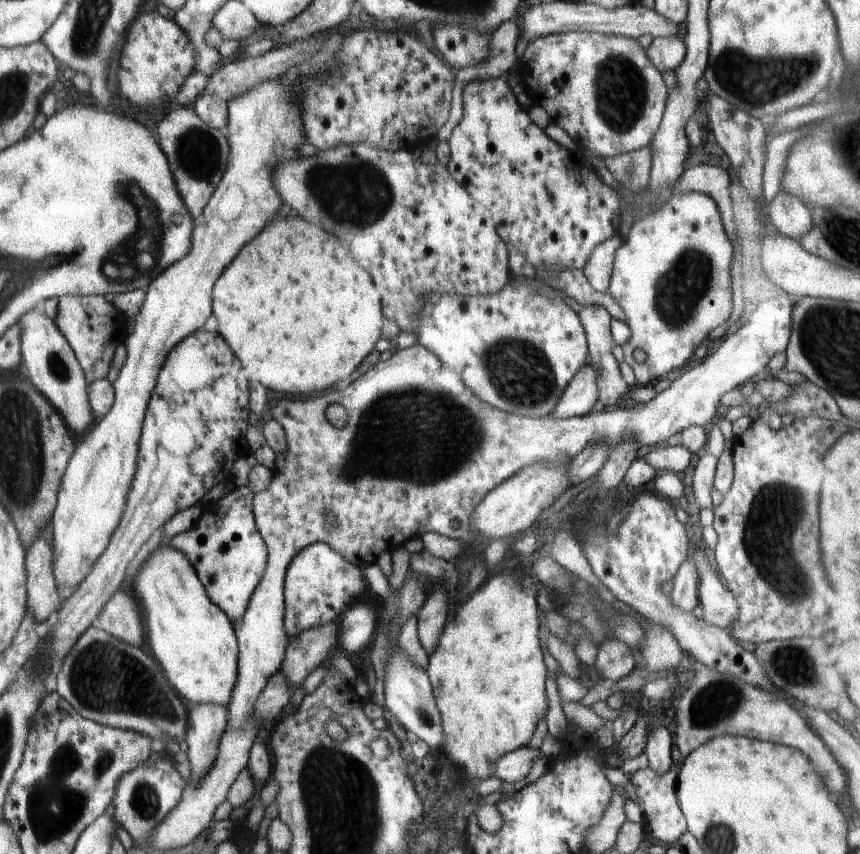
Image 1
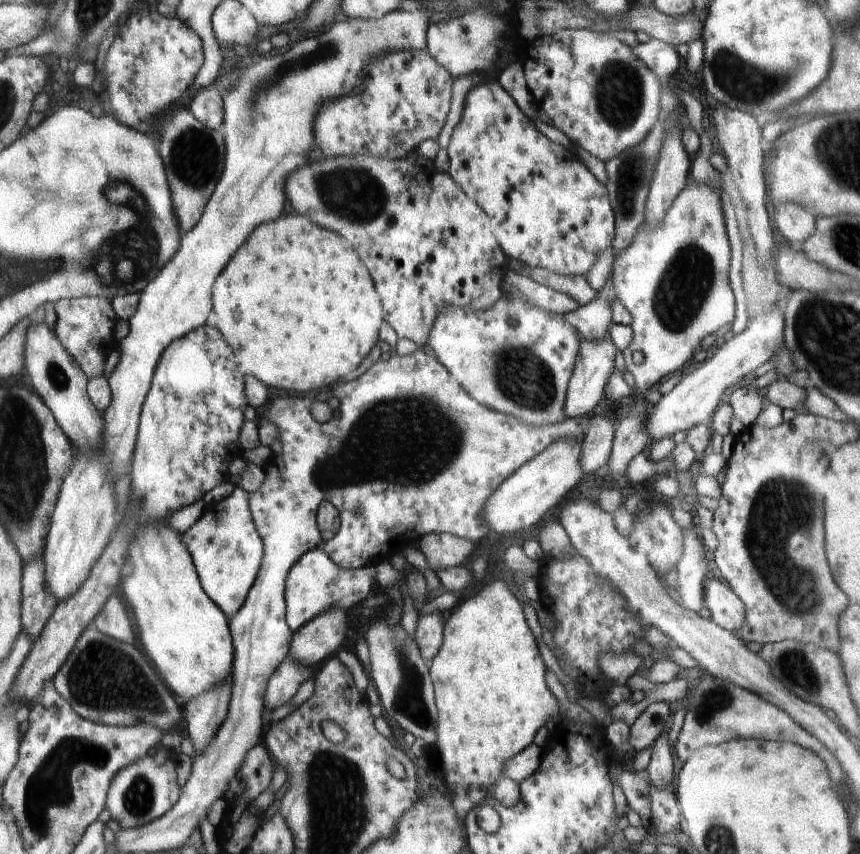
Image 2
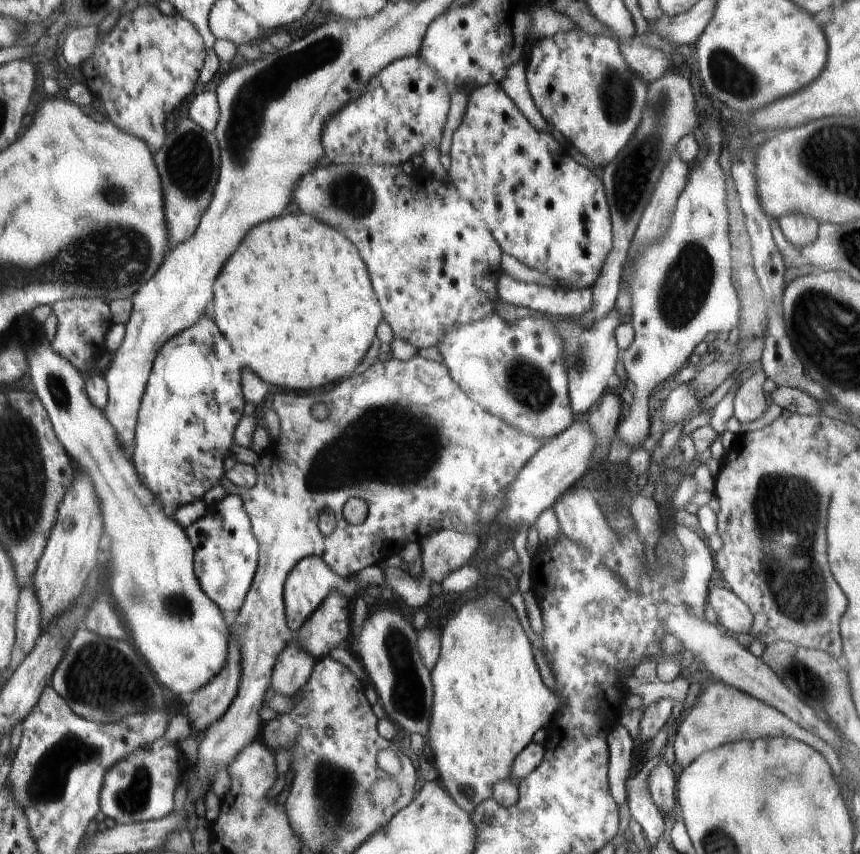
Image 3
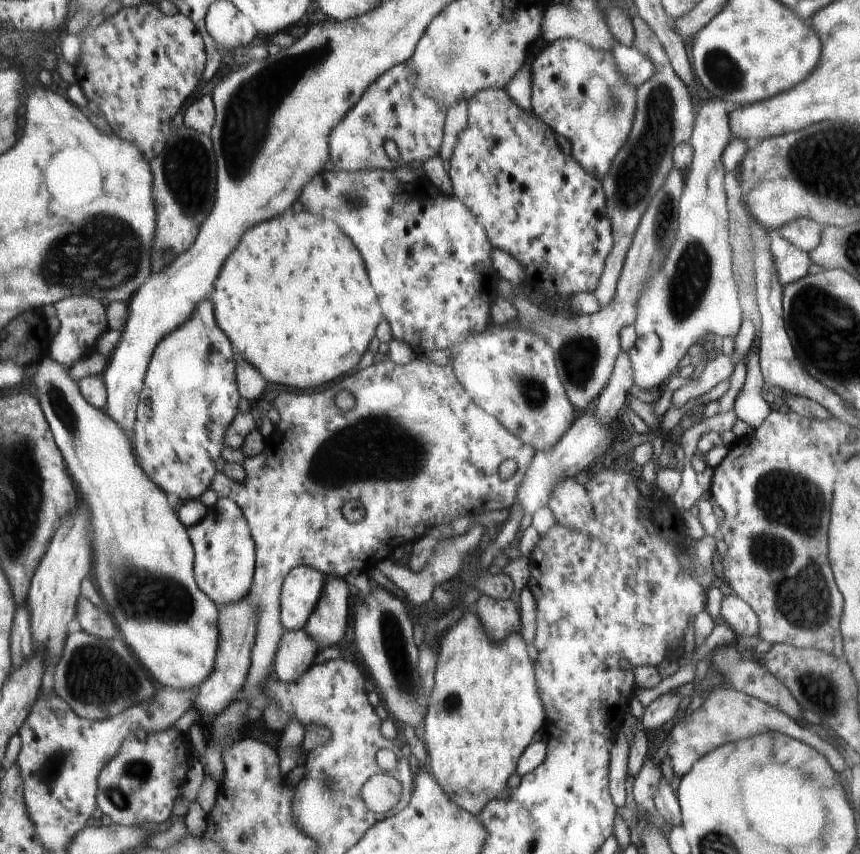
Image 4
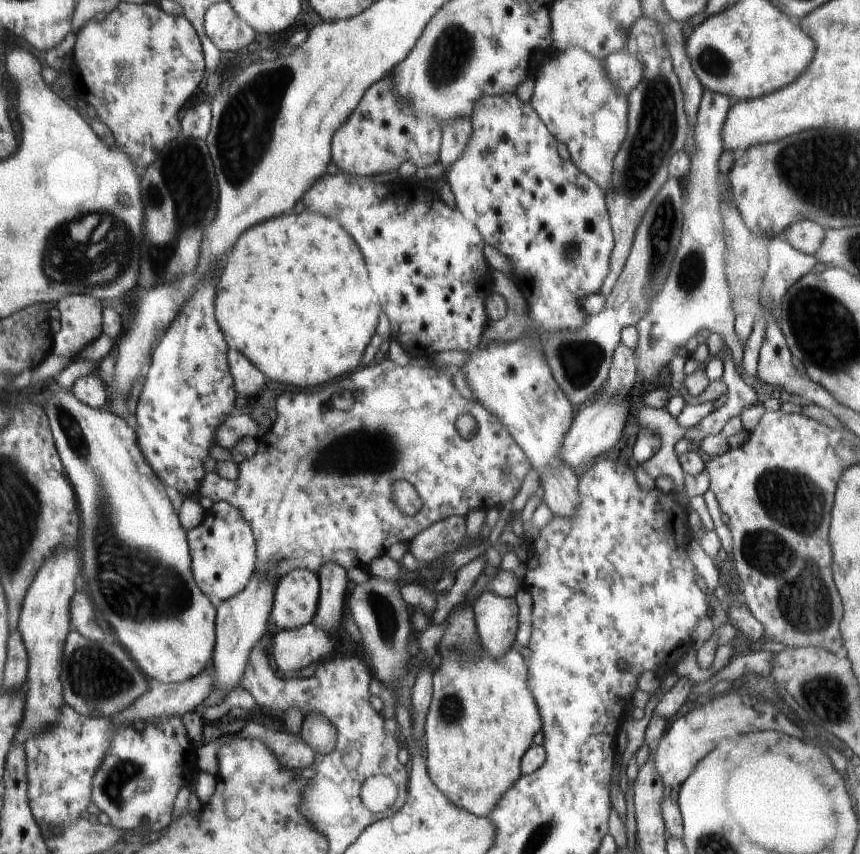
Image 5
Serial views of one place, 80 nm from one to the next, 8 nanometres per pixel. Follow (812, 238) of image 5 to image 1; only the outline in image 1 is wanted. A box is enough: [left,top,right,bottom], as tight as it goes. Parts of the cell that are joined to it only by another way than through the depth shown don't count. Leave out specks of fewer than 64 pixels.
[766,191,812,240]

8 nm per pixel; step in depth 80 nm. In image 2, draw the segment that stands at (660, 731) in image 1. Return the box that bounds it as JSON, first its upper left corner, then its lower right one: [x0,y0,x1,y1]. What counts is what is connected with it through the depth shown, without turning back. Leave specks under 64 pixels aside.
[646,732,674,790]

